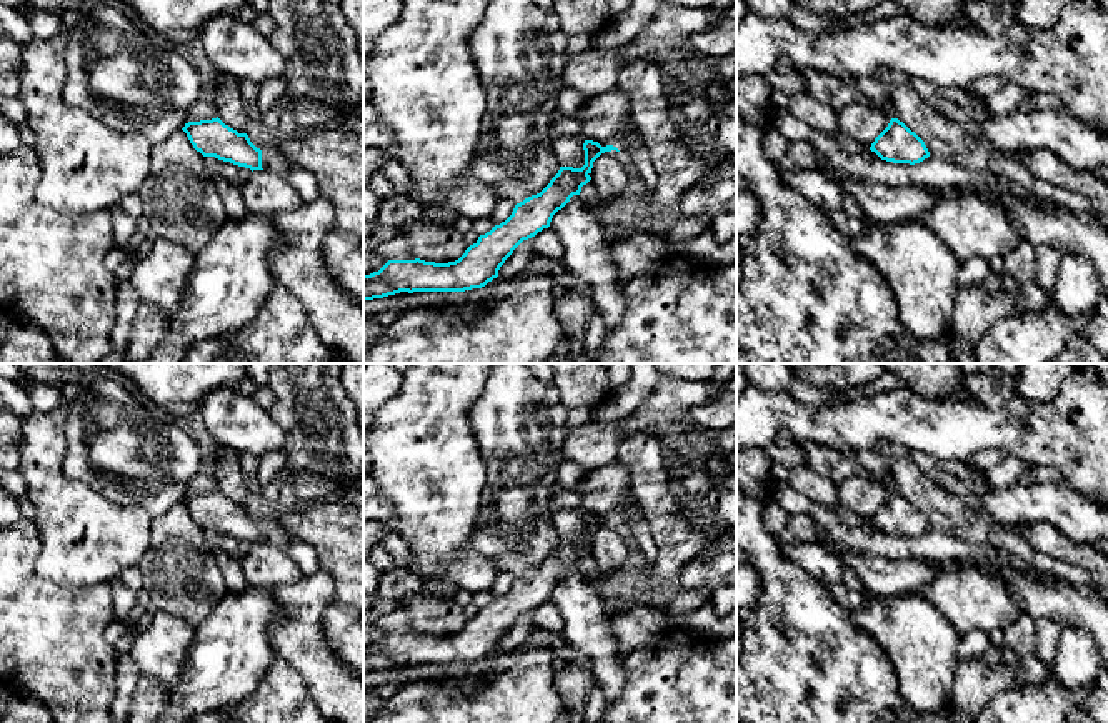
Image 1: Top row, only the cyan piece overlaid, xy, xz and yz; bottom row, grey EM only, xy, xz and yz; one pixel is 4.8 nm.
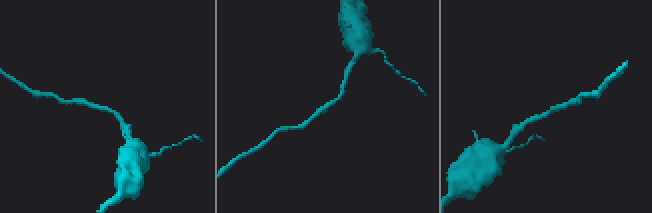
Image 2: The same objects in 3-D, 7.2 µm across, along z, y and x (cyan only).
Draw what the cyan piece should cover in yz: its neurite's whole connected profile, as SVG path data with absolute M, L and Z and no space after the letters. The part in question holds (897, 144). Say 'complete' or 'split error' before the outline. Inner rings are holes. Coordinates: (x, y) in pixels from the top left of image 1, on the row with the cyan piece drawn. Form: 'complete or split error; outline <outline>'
complete; outline M891 118L888 127L870 147L881 160L893 163L920 163L930 157L925 142L898 118Z

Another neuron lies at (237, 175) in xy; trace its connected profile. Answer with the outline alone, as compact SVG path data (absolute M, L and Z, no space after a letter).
M205 157L205 168L212 177L225 178L238 188L243 187L252 175L250 168L218 160L215 157Z

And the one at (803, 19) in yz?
M795 7L786 20L806 32L825 32L833 22L843 17L825 17L801 7Z

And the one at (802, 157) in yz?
M796 142L791 152L783 158L786 172L803 172L818 167L818 158L813 147L806 142Z

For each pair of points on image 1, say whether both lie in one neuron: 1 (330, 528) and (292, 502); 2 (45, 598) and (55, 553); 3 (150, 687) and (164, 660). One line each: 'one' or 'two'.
1: two
2: two
3: two

